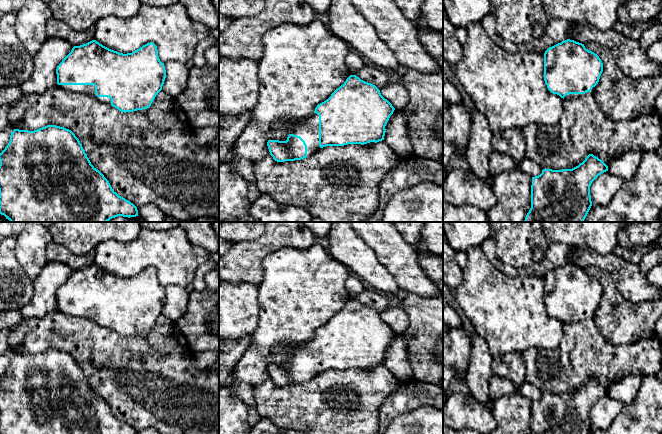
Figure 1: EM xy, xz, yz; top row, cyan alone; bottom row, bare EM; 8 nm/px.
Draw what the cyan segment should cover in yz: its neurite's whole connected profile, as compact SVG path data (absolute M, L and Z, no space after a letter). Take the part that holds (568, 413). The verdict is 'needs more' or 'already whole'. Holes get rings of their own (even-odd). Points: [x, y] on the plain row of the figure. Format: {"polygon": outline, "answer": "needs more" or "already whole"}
{"polygon": "M589 378L582 387L572 393L543 393L540 399L532 401L530 434L590 434L590 410L606 395L608 390L593 378Z", "answer": "already whole"}

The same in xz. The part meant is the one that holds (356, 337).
{"polygon": "M350 299L312 339L301 342L291 351L286 365L268 364L270 379L277 386L301 384L326 370L367 368L384 364L385 350L395 332L373 308Z", "answer": "needs more"}

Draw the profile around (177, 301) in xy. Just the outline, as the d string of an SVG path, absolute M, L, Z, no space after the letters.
M169 285L164 288L166 294L166 302L162 310L162 314L169 320L176 323L182 317L188 306L189 292L186 288Z

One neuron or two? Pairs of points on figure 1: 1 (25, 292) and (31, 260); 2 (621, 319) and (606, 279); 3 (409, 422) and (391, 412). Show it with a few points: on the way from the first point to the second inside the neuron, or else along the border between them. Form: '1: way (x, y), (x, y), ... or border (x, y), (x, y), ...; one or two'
1: border (16, 254), (19, 264), (33, 281); two
2: way (613, 309), (610, 305), (609, 289); one
3: border (420, 407), (399, 414), (389, 423); two

